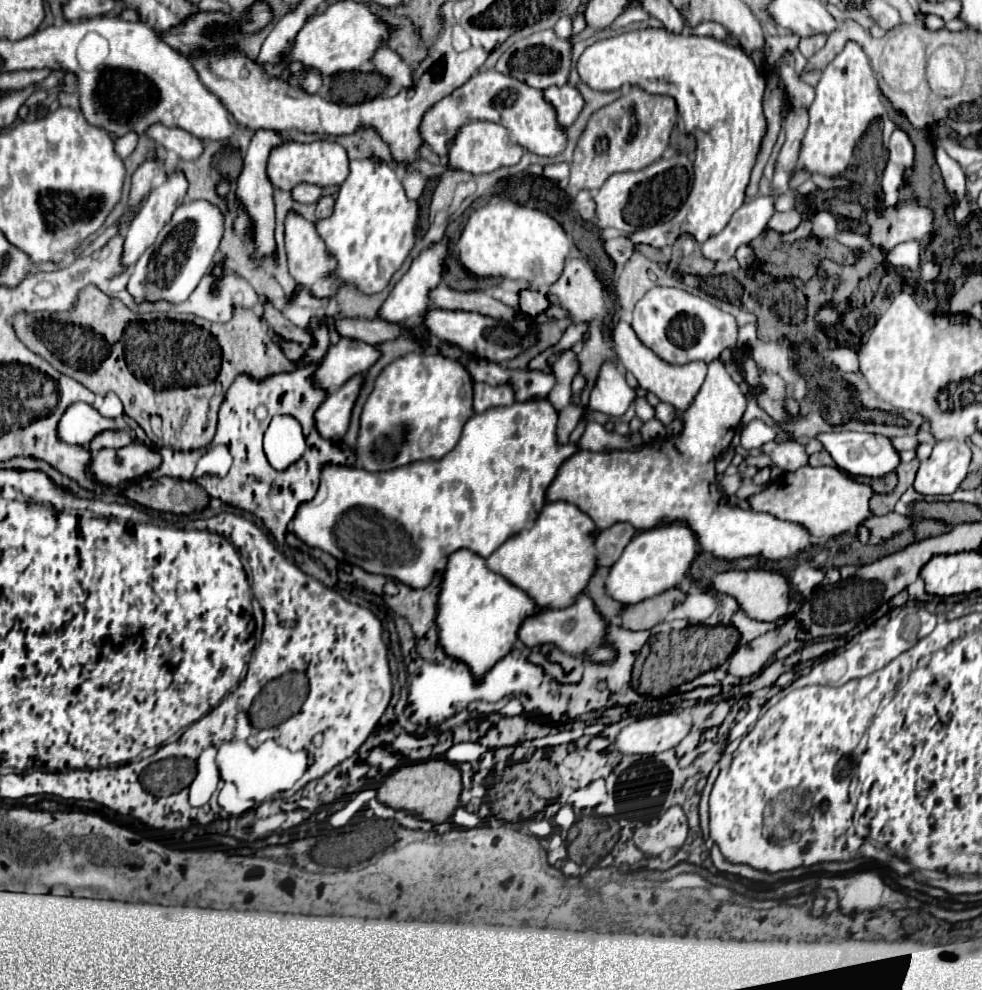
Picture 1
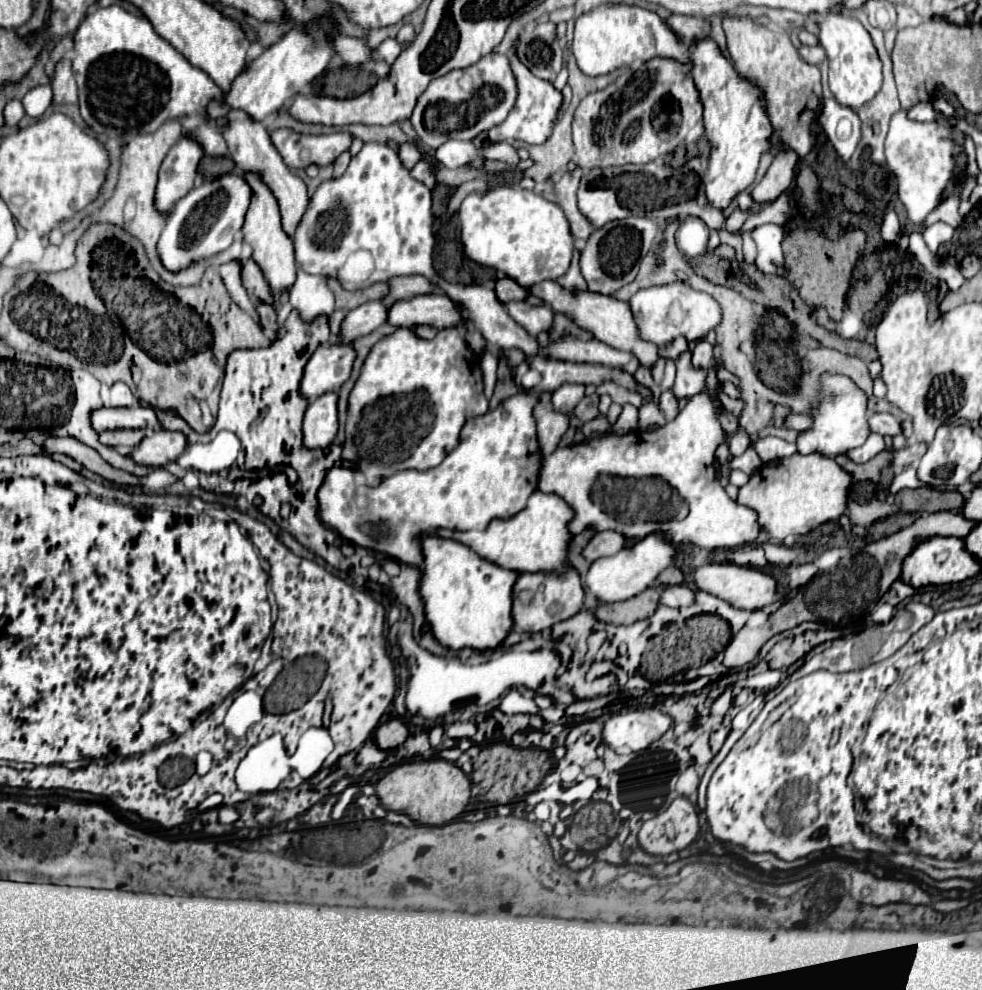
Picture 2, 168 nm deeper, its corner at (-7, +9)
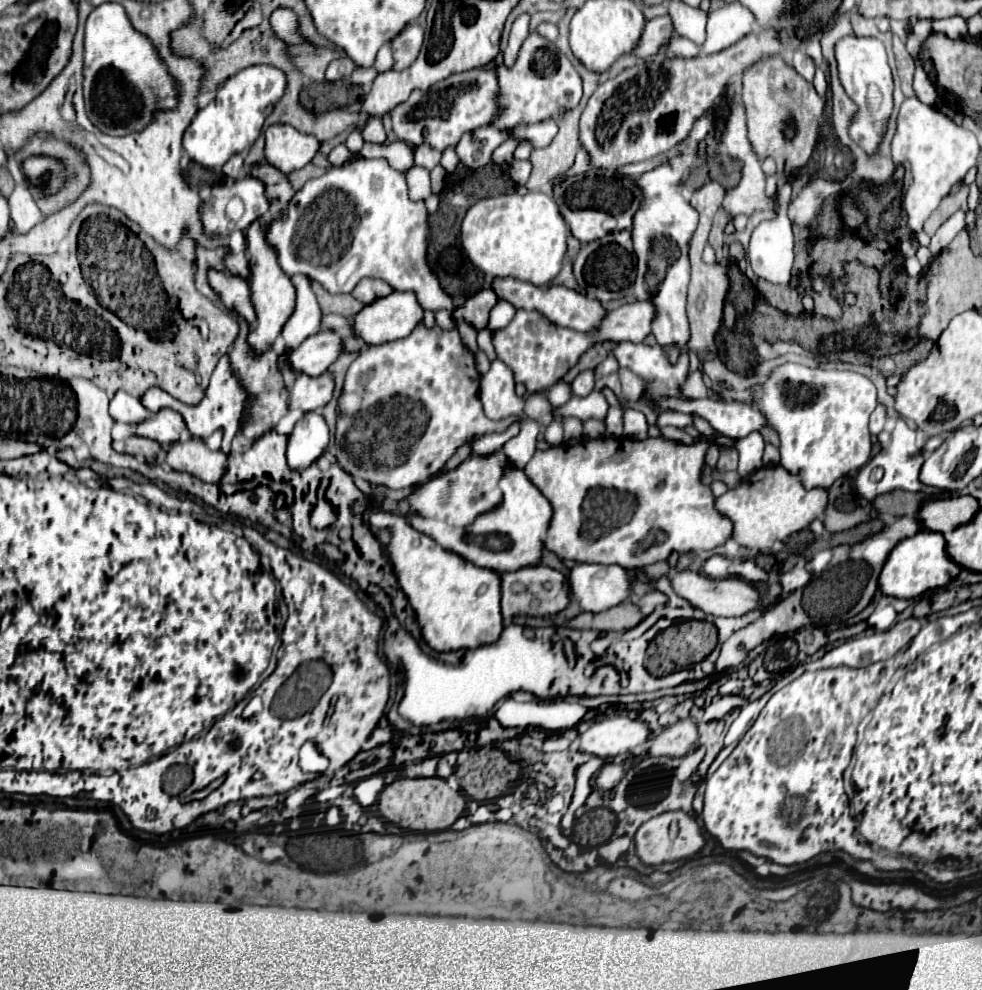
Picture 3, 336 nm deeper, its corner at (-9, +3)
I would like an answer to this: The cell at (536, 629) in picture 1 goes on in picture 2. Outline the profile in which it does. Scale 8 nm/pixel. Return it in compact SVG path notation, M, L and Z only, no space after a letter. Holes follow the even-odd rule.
M568 567L568 571L564 573L518 573L512 593L514 593L514 599L512 599L514 627L520 627L522 631L534 631L534 633L572 617L574 613L580 611L582 601L584 601L584 589L580 583L580 575L574 567ZM520 591L532 591L534 593L532 603L524 605L518 599Z

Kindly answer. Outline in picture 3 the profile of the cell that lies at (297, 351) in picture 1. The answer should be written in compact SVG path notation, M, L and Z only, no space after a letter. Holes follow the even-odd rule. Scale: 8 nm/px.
M210 271L208 281L212 289L216 289L228 309L234 309L238 315L242 315L250 325L256 323L256 311L250 295L250 285L242 277L228 277L226 273Z

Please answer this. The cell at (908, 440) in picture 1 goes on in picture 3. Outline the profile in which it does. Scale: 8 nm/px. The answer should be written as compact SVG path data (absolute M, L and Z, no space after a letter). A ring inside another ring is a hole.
M878 405L870 417L870 433L878 435L884 429L884 423L886 423L886 411L882 405Z

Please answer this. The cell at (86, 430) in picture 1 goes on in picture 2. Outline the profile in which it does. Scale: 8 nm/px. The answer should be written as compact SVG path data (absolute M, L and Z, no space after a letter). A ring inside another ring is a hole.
M102 407L92 413L92 427L98 433L106 429L158 429L160 421L154 407Z

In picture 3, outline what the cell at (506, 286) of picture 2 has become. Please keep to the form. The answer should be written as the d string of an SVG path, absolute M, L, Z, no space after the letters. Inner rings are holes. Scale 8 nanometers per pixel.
M492 287L478 291L476 295L472 295L460 309L460 313L452 313L454 319L464 317L474 329L484 329L486 321L488 321L488 313L490 309L498 303L498 295L494 293Z

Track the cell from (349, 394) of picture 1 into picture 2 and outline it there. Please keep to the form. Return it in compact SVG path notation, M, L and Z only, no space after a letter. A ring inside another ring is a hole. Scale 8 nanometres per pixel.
M322 395L308 405L302 421L302 445L306 449L328 447L338 431L338 395Z

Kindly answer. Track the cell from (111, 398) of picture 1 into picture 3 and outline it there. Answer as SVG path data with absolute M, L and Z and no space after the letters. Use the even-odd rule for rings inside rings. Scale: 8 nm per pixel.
M120 389L120 391L116 391L116 395L110 401L110 415L118 423L136 425L144 417L148 417L148 409L144 409L140 405L140 399L136 399L136 397L132 397Z

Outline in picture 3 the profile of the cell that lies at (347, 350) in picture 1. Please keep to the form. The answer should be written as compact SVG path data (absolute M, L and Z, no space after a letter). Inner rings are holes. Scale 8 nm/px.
M330 371L308 377L300 373L290 389L290 407L300 407L304 413L322 409L334 395L334 375Z

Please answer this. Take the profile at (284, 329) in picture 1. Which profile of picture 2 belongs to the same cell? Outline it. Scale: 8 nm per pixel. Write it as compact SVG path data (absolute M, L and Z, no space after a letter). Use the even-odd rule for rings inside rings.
M250 259L246 263L242 263L242 269L240 269L240 277L242 277L242 285L246 289L246 293L250 297L256 297L264 303L272 303L272 293L270 293L270 287L260 271L260 267Z

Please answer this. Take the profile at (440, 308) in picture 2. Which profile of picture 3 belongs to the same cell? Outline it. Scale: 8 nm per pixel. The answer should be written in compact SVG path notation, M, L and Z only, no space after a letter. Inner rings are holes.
M394 291L388 297L366 305L354 323L356 337L364 339L368 345L380 345L406 337L424 319L424 309L420 307L414 293Z

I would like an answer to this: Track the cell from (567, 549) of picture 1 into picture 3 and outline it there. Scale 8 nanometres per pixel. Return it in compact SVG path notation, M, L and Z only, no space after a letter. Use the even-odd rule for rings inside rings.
M508 467L504 471L500 489L504 489L504 501L500 509L494 509L492 513L478 517L466 529L458 529L448 525L446 521L434 521L420 515L408 517L408 521L414 529L430 535L444 549L462 555L464 559L468 559L478 567L486 567L496 573L510 573L524 567L540 565L544 551L544 537L552 521L550 501L540 493L540 489L536 489L536 485L532 485L532 481L528 481L524 471L516 467Z

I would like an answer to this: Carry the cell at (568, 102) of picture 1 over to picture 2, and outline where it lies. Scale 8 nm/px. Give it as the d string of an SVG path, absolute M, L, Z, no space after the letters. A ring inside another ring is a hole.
M516 51L510 55L510 65L512 65L512 71L514 71L514 77L518 83L518 99L516 99L510 115L498 127L490 127L490 129L482 131L482 135L478 135L478 139L474 139L474 145L480 149L494 145L498 141L514 141L514 139L526 141L526 143L544 143L546 137L550 137L550 133L552 133L554 117L562 103L562 93L558 93L550 81L534 77L522 63L518 63Z

